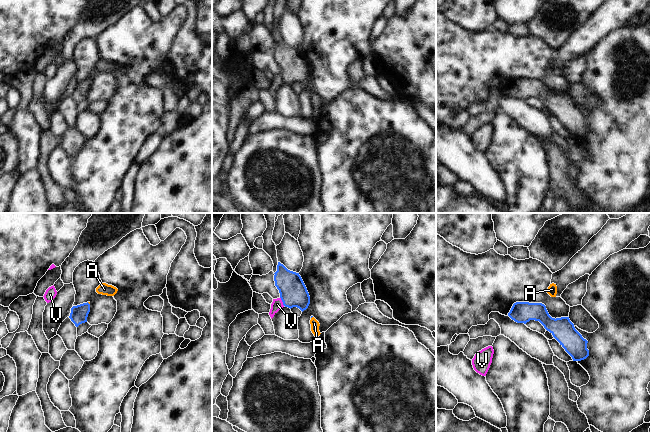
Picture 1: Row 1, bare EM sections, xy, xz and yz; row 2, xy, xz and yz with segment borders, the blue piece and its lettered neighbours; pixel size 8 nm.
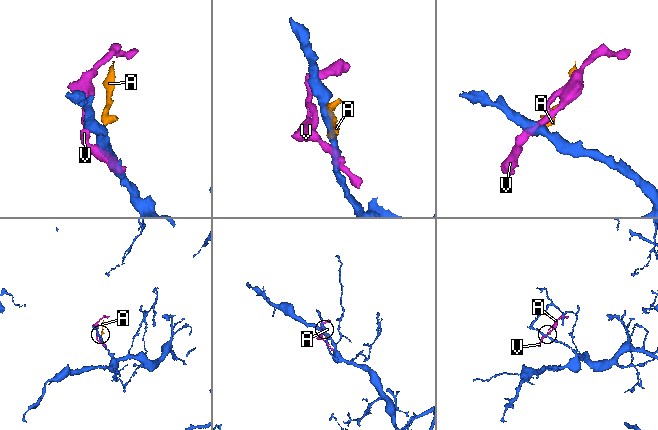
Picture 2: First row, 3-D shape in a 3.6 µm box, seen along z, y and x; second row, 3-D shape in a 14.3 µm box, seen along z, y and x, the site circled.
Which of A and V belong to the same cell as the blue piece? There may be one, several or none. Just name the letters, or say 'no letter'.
A.

